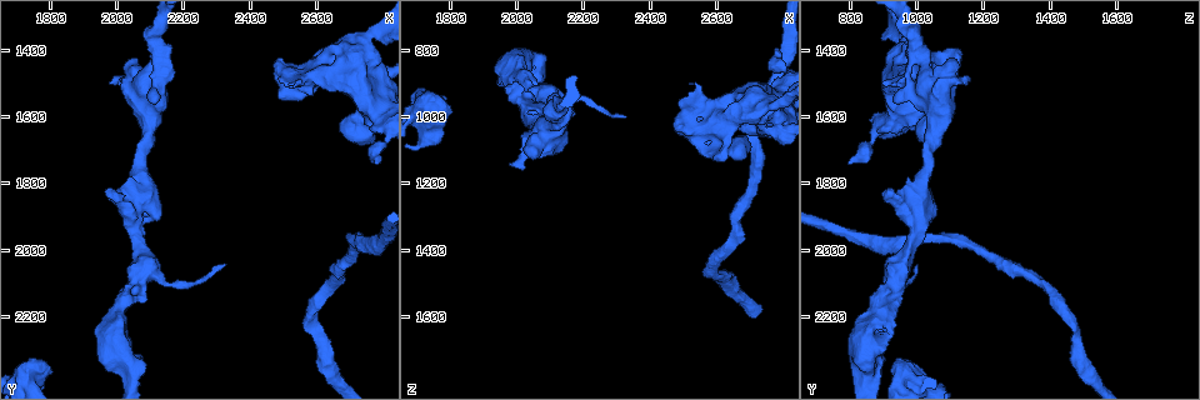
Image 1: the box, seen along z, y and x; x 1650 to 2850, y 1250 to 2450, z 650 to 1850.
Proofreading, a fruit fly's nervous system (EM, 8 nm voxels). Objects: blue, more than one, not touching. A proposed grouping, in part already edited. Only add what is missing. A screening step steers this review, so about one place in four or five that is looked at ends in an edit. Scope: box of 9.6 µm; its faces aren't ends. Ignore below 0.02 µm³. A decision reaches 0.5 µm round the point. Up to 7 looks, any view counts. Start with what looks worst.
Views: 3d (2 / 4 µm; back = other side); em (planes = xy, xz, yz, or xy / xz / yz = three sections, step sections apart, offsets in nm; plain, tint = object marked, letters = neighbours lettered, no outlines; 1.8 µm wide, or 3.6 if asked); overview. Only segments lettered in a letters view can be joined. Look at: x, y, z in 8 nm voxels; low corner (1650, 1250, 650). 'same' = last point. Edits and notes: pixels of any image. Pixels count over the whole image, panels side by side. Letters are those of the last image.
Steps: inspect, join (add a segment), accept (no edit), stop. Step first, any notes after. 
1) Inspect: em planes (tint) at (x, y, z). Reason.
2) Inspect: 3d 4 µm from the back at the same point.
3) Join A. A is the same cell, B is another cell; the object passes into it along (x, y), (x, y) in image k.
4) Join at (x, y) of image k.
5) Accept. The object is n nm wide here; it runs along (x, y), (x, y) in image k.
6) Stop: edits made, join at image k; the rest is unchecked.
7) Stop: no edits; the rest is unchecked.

Inspect: em 3.6 µm xz step 4 (letters) at (1810, 2360, 980). Stops while still wide.

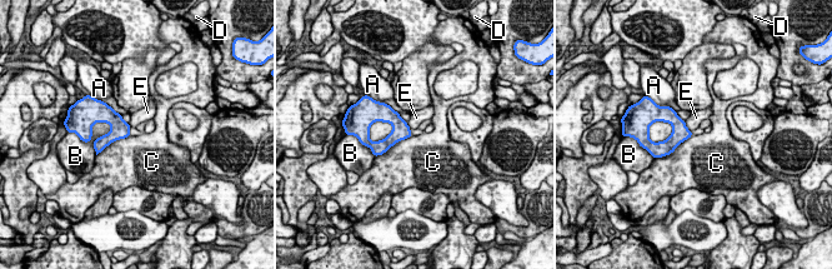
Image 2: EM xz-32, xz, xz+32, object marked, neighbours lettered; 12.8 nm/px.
Accept. A, B, C, D and E are other cells; a border runs along (683, 120), (685, 125), (692, 131) in image 2; no lettered segment goes on from it.

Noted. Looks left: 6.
Inspect: 3d 4 µm at (2040, 1810, 960). Closes a loop.

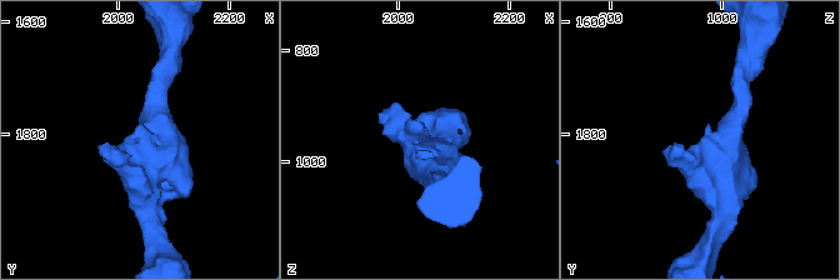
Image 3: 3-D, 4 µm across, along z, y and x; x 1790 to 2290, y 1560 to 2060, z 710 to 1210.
Inspect: em planes (letters) at (2025, 1805, 970).

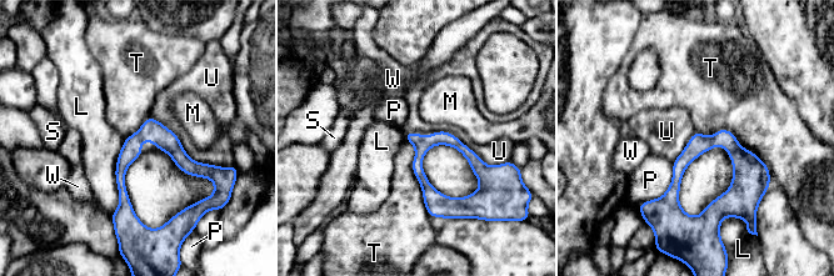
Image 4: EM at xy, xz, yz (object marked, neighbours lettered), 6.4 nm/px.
Accept. L, M, P, S, T, U and W are other cells; it runs along (150, 120), (120, 169), (130, 214) in image 4; no lettered segment goes on from it.

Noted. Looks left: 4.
Inspect: em planes (letters) at (1990, 1500, 1130). Stops while still wide.

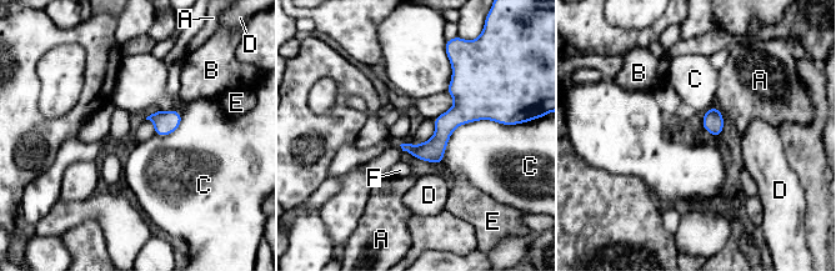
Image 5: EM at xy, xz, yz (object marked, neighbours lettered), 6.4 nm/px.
Accept. A, B, C, D, E and F are other cells; a border runs along (502, 124), (460, 124), (441, 162) in image 5; no lettered segment goes on from it.

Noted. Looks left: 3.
Stop: no edits; the rest is unchecked.

